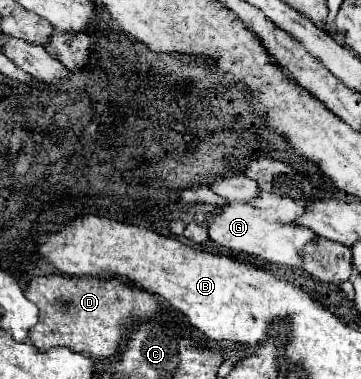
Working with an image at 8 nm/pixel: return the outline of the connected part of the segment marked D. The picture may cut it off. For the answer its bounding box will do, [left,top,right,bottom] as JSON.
[24,276,158,358]

